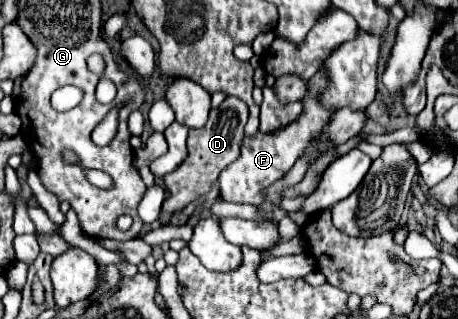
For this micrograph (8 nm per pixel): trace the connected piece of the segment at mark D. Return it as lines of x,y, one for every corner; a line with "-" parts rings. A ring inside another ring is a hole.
228,96
218,108
210,110
210,118
206,126
198,130
190,130
188,134
188,158
168,176
164,176
164,186
168,190
168,196
162,206
162,212
174,214
181,211
190,202
200,200
206,196
214,182
218,180
218,174
240,156
240,144
244,138
244,124
248,120
248,106
240,102
234,96

